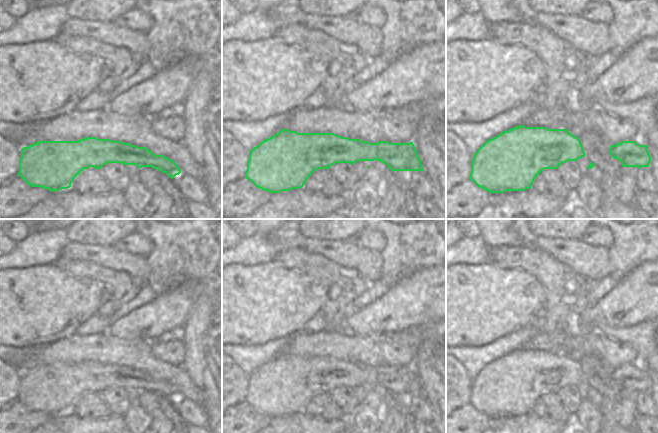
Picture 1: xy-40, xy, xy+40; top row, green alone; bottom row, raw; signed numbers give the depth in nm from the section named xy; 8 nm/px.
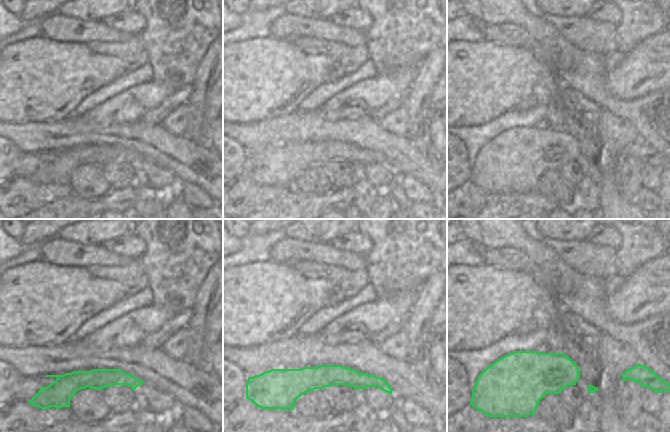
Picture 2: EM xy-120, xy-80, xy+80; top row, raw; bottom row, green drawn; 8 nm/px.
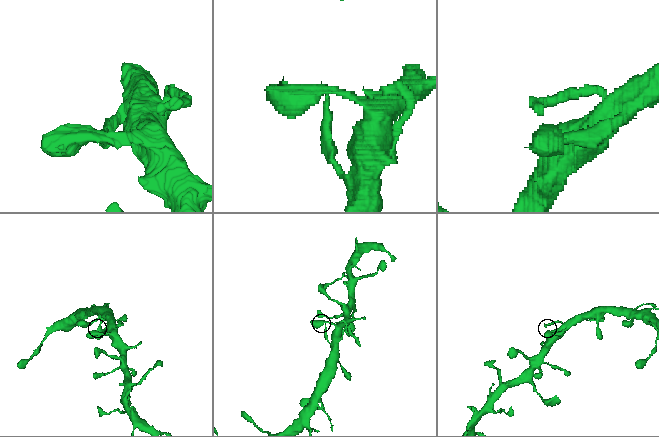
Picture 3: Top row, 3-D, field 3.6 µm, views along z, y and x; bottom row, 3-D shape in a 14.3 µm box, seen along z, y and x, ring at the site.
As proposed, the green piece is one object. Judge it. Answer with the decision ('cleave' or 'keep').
keep

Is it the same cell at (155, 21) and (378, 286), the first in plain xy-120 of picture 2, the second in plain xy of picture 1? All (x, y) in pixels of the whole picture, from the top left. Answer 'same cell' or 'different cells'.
different cells

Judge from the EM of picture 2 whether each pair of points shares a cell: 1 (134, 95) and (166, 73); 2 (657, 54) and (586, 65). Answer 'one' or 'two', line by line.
1: two
2: two

